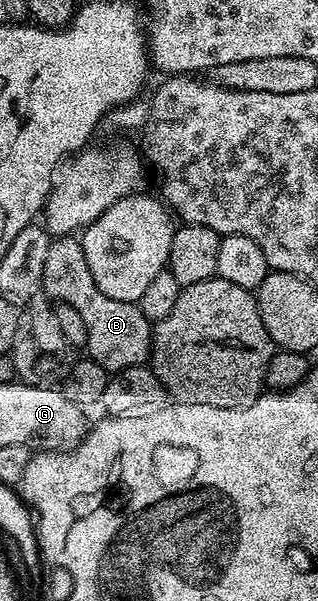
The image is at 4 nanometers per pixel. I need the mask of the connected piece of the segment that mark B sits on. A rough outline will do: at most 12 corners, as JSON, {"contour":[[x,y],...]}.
{"contour":[[76,235],[52,241],[42,288],[87,325],[109,374],[145,364],[151,321],[95,286]]}

